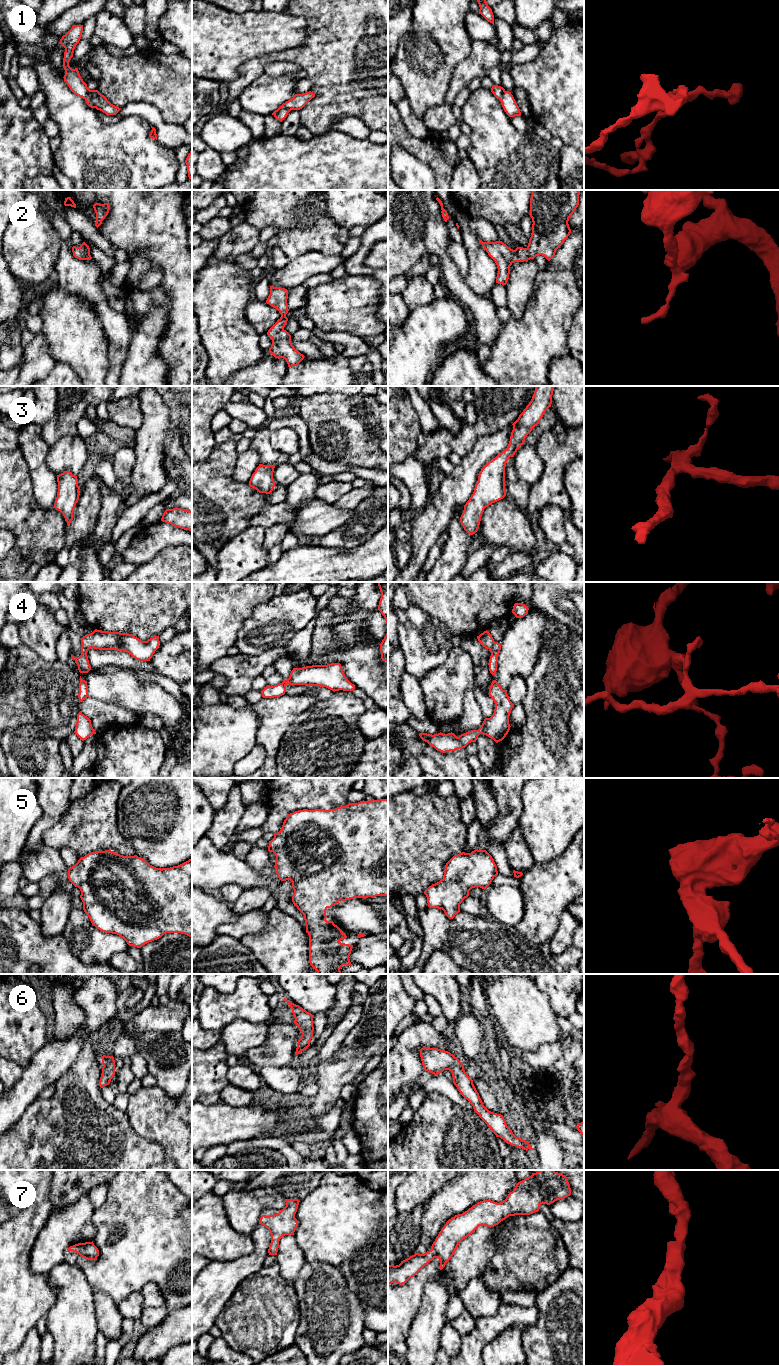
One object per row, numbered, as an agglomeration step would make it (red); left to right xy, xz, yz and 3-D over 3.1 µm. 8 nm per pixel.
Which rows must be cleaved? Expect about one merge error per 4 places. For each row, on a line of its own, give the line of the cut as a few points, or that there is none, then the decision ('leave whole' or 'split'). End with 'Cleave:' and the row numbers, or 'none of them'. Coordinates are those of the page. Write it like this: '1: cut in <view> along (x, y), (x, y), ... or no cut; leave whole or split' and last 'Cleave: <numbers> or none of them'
1: cut in xz along (290, 110), (282, 107), (274, 115); split
2: no cut; leave whole
3: no cut; leave whole
4: no cut; leave whole
5: no cut; leave whole
6: no cut; leave whole
7: no cut; leave whole
Cleave: 1

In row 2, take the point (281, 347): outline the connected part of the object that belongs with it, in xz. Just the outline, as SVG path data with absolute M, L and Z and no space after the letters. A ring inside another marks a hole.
M270 286L270 294L266 303L276 308L281 317L268 330L267 335L272 338L272 345L269 352L275 358L286 360L288 367L297 366L303 359L304 355L298 352L291 343L291 335L284 329L288 318L288 290L281 287Z

